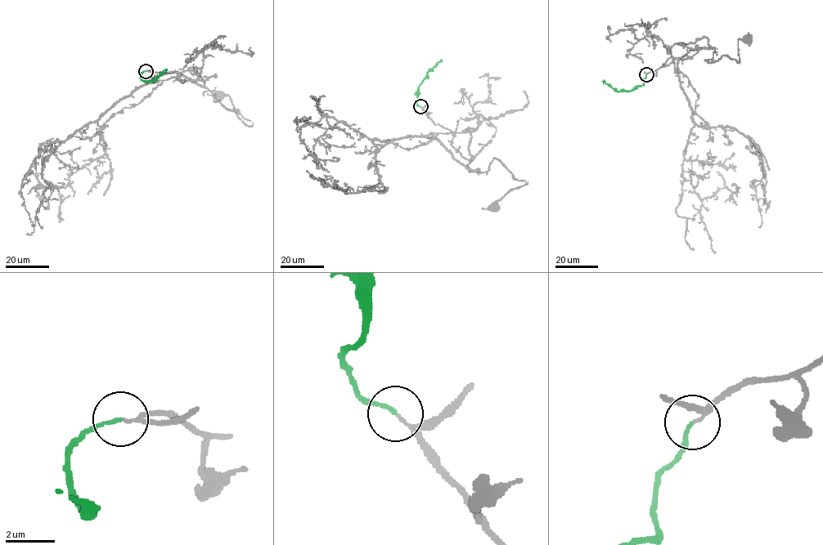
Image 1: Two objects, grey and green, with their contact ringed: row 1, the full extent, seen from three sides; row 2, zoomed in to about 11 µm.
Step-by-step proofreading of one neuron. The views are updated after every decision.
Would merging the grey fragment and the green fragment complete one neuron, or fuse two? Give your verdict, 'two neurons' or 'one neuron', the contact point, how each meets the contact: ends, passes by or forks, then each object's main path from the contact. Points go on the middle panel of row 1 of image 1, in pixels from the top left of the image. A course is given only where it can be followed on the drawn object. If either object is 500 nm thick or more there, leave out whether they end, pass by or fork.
one neuron; at (420, 106); grey ends there; green ends there; grey runs (420, 106), (434, 124), (470, 132), (469, 170), (488, 171), (495, 158), (513, 177), (528, 182), (493, 207); green runs (420, 106), (415, 103), (420, 85), (440, 60)

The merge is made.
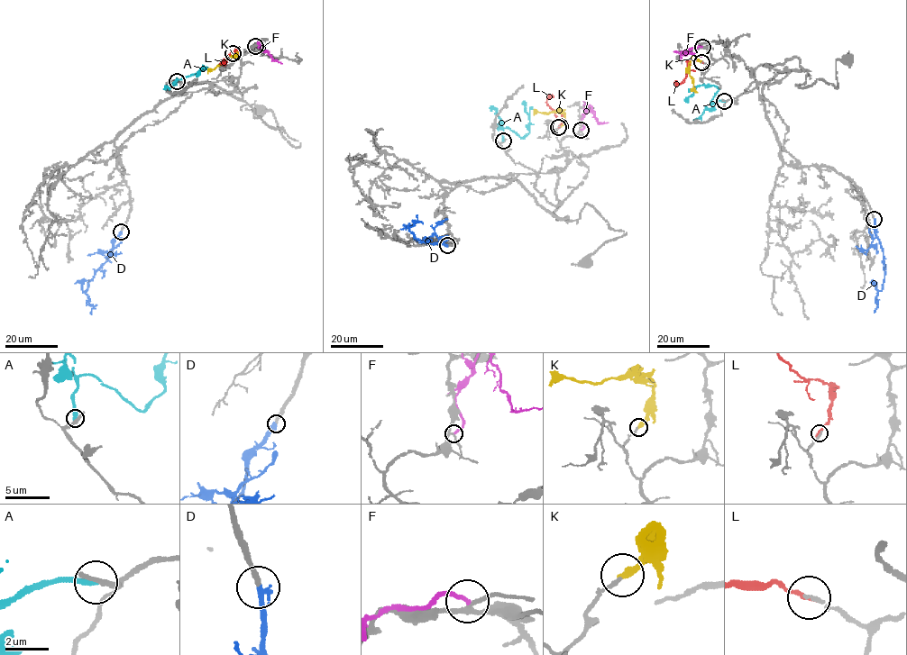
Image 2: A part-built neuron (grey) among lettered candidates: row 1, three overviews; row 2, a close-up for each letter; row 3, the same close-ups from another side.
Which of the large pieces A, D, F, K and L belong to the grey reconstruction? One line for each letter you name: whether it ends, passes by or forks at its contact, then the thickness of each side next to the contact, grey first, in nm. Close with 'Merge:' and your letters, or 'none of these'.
D: it ends | 240/320 nm
Merge: D

